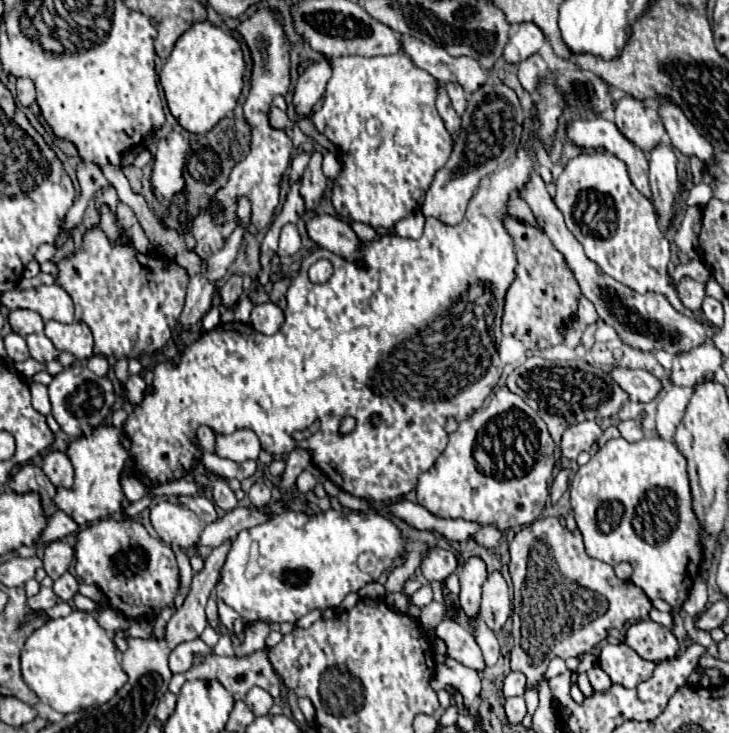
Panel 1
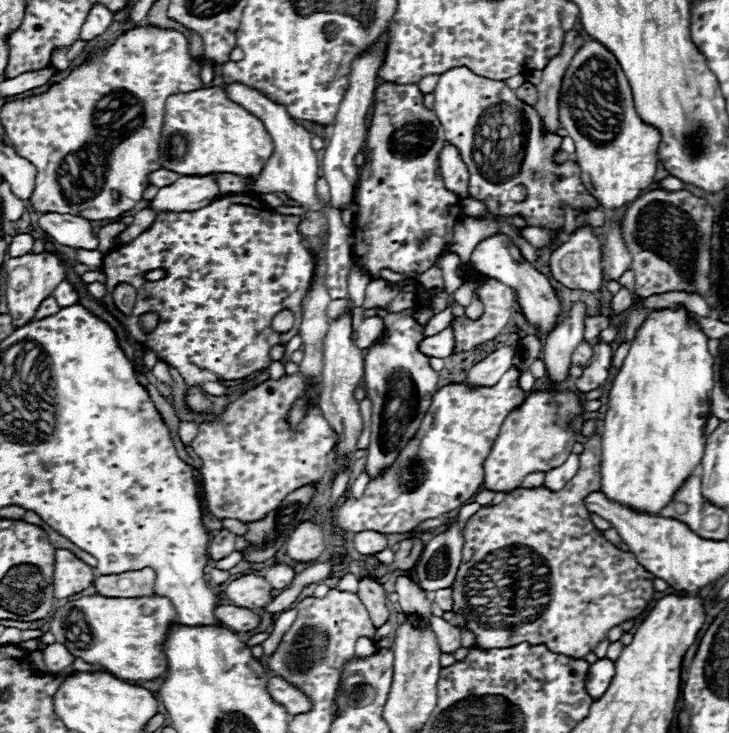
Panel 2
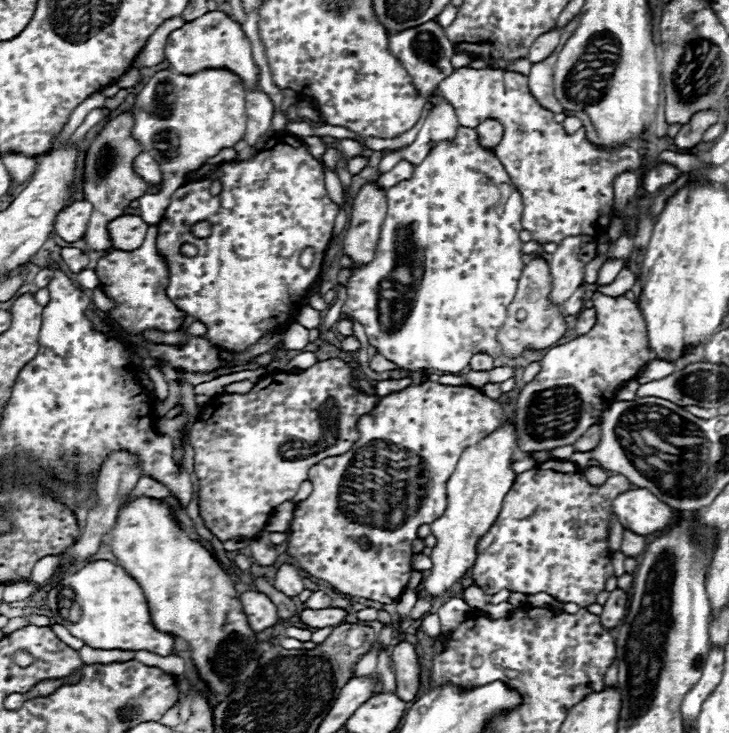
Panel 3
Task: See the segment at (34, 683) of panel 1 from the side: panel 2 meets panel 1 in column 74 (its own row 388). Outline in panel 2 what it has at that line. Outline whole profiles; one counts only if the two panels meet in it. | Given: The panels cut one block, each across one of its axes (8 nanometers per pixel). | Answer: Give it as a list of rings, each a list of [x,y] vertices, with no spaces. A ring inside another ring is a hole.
[[[684,306],[652,310],[636,330],[624,366],[618,370],[608,390],[608,412],[602,424],[604,438],[600,470],[600,484],[606,498],[650,514],[658,514],[668,504],[676,486],[684,484],[684,478],[700,466],[704,456],[704,424],[710,414],[710,392],[712,356],[708,352],[708,336]]]

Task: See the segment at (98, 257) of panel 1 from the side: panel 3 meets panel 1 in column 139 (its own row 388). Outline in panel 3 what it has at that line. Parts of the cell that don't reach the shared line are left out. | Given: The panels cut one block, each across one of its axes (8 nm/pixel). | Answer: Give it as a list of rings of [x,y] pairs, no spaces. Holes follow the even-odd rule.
[[[330,358],[330,360],[322,360],[322,362],[316,362],[312,368],[308,370],[302,370],[302,372],[274,372],[274,374],[268,374],[264,376],[262,380],[256,382],[256,386],[246,392],[246,394],[218,394],[214,398],[210,398],[198,418],[198,422],[192,426],[190,430],[190,446],[194,448],[194,472],[200,480],[200,500],[198,500],[198,510],[200,510],[200,516],[206,524],[206,528],[222,542],[226,540],[234,540],[234,538],[254,538],[256,534],[260,534],[270,518],[270,512],[280,506],[282,502],[286,500],[292,500],[292,496],[298,492],[298,486],[308,480],[308,470],[318,464],[320,460],[328,458],[328,456],[340,456],[344,452],[348,452],[352,448],[352,442],[358,440],[358,420],[372,412],[374,406],[378,404],[378,396],[366,396],[362,392],[358,392],[358,388],[354,388],[352,384],[352,368],[344,362],[344,360],[338,360],[338,358]]]

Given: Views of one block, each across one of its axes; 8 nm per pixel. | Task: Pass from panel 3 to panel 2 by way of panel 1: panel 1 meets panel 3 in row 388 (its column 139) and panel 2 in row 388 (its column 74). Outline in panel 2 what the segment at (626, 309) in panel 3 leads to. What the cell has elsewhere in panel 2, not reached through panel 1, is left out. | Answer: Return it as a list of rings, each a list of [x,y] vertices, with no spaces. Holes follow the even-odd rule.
[[[532,390],[524,404],[512,410],[484,462],[484,488],[494,492],[510,492],[530,472],[548,472],[566,462],[576,444],[576,432],[582,422],[582,398],[576,390]]]

